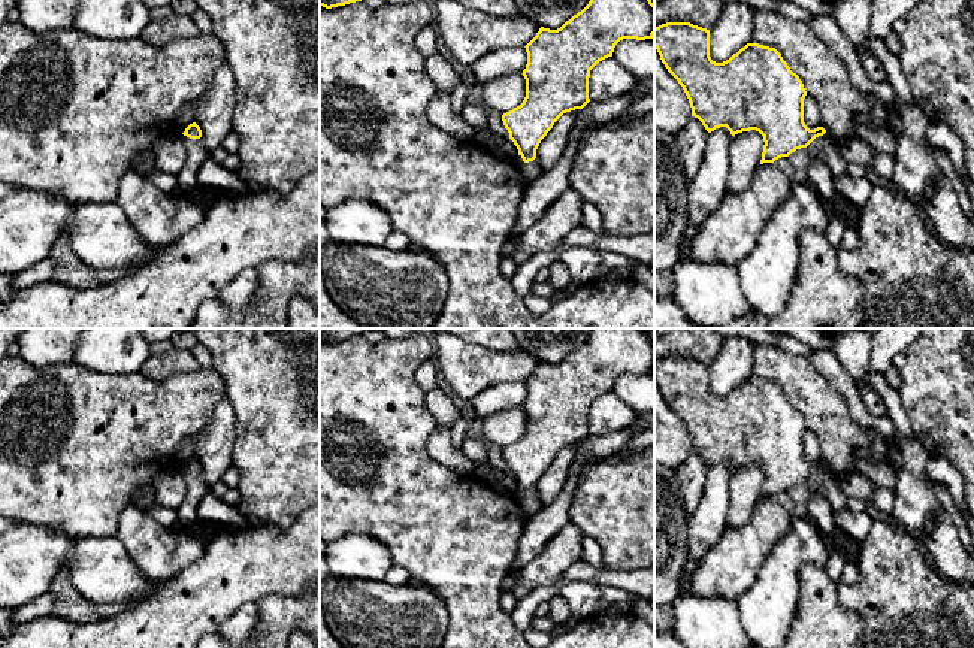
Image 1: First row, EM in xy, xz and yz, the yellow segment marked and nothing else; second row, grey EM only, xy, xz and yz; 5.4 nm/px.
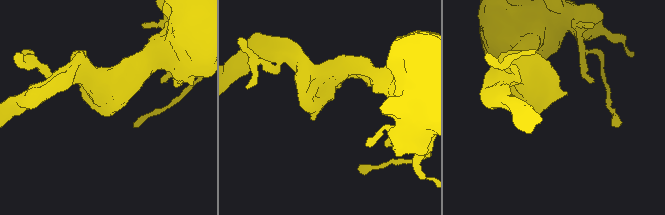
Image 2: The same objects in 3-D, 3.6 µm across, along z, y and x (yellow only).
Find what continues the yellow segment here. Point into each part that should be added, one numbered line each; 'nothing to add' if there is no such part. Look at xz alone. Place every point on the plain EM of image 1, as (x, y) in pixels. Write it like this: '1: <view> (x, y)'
1: xz (532, 503)

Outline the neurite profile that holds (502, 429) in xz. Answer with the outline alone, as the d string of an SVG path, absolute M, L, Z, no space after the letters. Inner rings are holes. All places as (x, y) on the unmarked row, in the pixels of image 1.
M515 406L483 420L483 442L502 449L520 440L526 432L526 414Z

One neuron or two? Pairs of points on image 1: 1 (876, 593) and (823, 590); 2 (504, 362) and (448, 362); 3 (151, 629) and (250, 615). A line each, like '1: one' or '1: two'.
1: two
2: one
3: two

